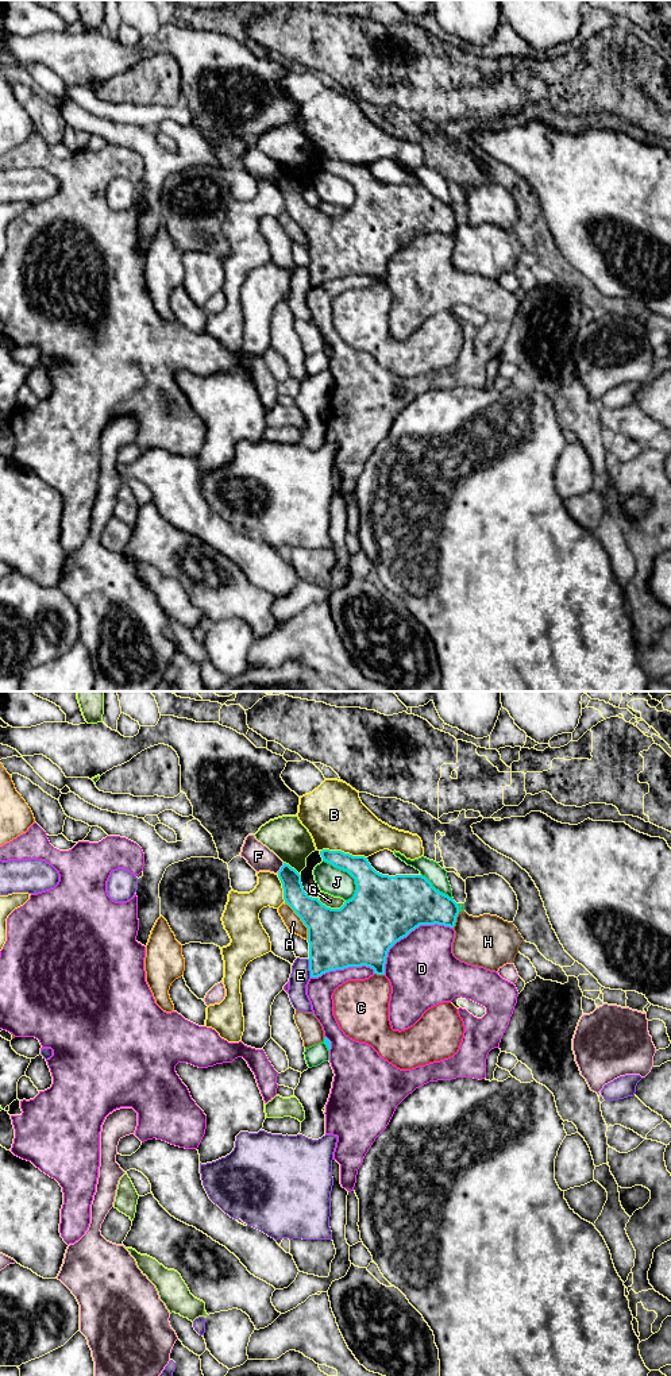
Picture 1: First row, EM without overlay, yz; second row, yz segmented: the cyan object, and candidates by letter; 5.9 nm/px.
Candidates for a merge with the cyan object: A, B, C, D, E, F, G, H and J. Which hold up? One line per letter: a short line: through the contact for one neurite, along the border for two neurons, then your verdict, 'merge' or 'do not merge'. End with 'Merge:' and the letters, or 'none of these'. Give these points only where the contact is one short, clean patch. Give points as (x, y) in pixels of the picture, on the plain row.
A: do not merge
B: do not merge
C: merge
D: do not merge
E: do not merge
F: do not merge
G: do not merge
H: do not merge
J: do not merge
Merge: C

